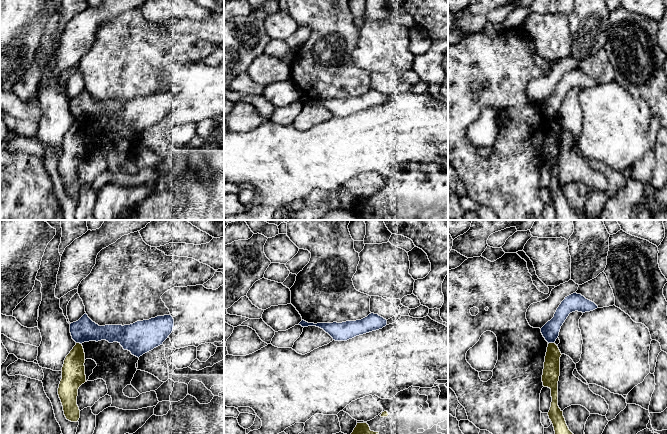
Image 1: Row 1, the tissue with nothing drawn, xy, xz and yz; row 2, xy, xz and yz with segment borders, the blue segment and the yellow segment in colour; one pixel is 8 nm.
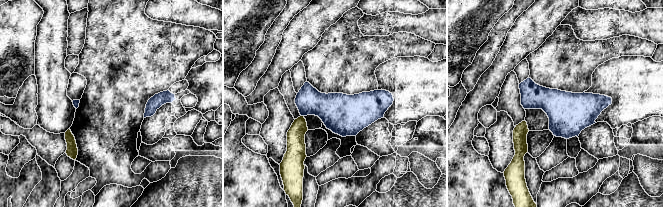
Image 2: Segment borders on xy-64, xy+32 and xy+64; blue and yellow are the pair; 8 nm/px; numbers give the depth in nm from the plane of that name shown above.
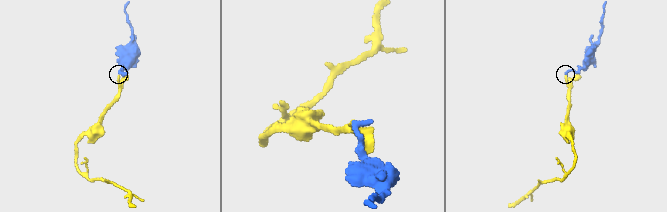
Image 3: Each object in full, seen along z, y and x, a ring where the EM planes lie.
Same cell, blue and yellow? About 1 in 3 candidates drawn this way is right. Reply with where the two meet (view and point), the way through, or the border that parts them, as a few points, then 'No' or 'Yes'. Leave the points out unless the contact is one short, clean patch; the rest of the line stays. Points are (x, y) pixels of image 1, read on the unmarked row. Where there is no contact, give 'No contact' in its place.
Touches blue at xy (79, 118). Boundary: xy (76, 118), (81, 120). No

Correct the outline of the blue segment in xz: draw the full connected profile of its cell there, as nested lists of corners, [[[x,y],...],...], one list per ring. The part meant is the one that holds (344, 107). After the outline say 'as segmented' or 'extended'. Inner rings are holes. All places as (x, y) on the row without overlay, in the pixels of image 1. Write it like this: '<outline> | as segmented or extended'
[[[371,89],[367,93],[342,99],[308,99],[302,96],[299,101],[302,103],[316,102],[323,105],[335,117],[347,117],[356,112],[382,105],[387,101],[387,96],[378,90]]] | as segmented

